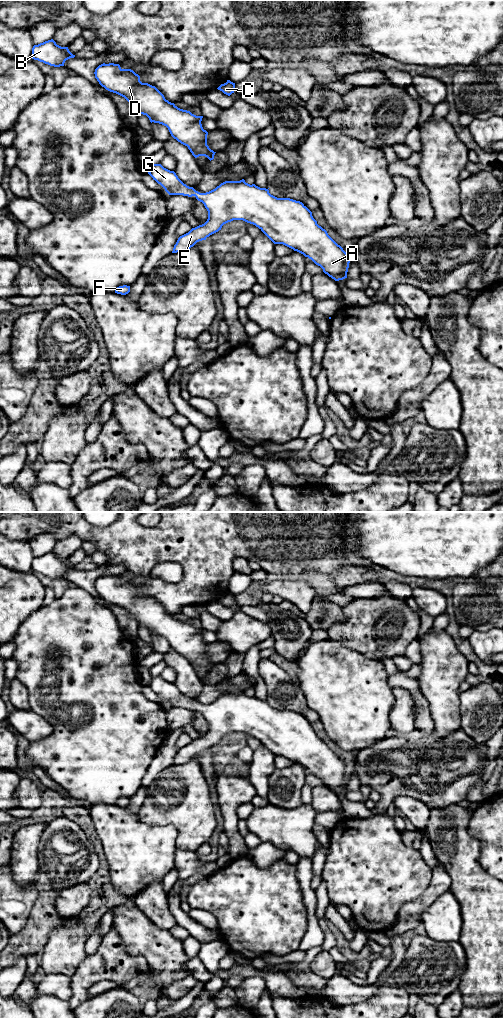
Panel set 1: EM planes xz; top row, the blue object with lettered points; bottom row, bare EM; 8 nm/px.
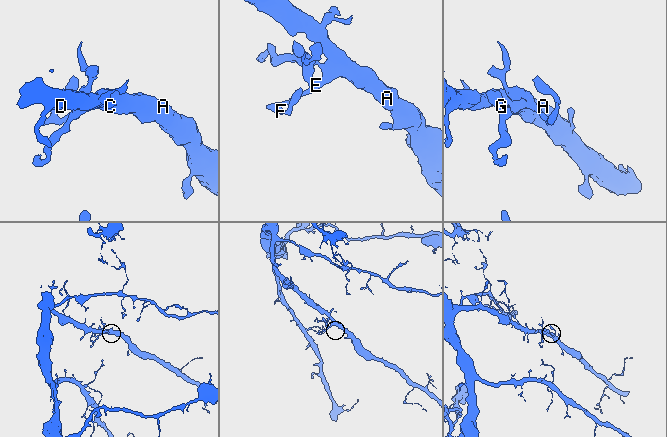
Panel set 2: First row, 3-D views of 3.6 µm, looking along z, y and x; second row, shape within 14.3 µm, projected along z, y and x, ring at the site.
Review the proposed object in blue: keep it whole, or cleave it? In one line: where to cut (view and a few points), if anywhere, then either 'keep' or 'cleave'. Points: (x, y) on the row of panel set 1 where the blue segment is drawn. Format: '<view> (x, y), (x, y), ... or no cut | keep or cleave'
no cut | keep

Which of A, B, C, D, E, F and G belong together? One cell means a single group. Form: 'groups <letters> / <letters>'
groups A B C D E F G

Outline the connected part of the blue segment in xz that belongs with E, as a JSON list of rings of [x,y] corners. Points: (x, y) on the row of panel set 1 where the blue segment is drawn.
[[[152,164],[148,174],[169,195],[195,196],[208,211],[207,221],[180,236],[172,253],[185,252],[197,242],[206,240],[207,237],[221,230],[224,224],[233,220],[243,220],[258,227],[274,244],[283,244],[308,257],[335,281],[347,278],[350,255],[317,224],[312,212],[302,202],[290,198],[277,198],[271,195],[268,189],[260,188],[255,184],[250,185],[244,179],[225,181],[209,192],[200,193],[184,184],[174,171],[164,168],[161,164]]]

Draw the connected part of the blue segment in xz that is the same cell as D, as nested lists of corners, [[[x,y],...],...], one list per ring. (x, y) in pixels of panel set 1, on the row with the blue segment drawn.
[[[103,63],[95,69],[94,74],[102,87],[124,97],[136,108],[138,114],[146,115],[151,123],[154,122],[166,126],[171,136],[187,146],[195,158],[205,156],[210,161],[214,159],[216,152],[207,145],[208,132],[203,129],[201,124],[203,116],[196,116],[190,111],[178,108],[174,103],[166,100],[164,95],[155,86],[142,83],[138,74],[131,69],[122,69],[119,64]]]

